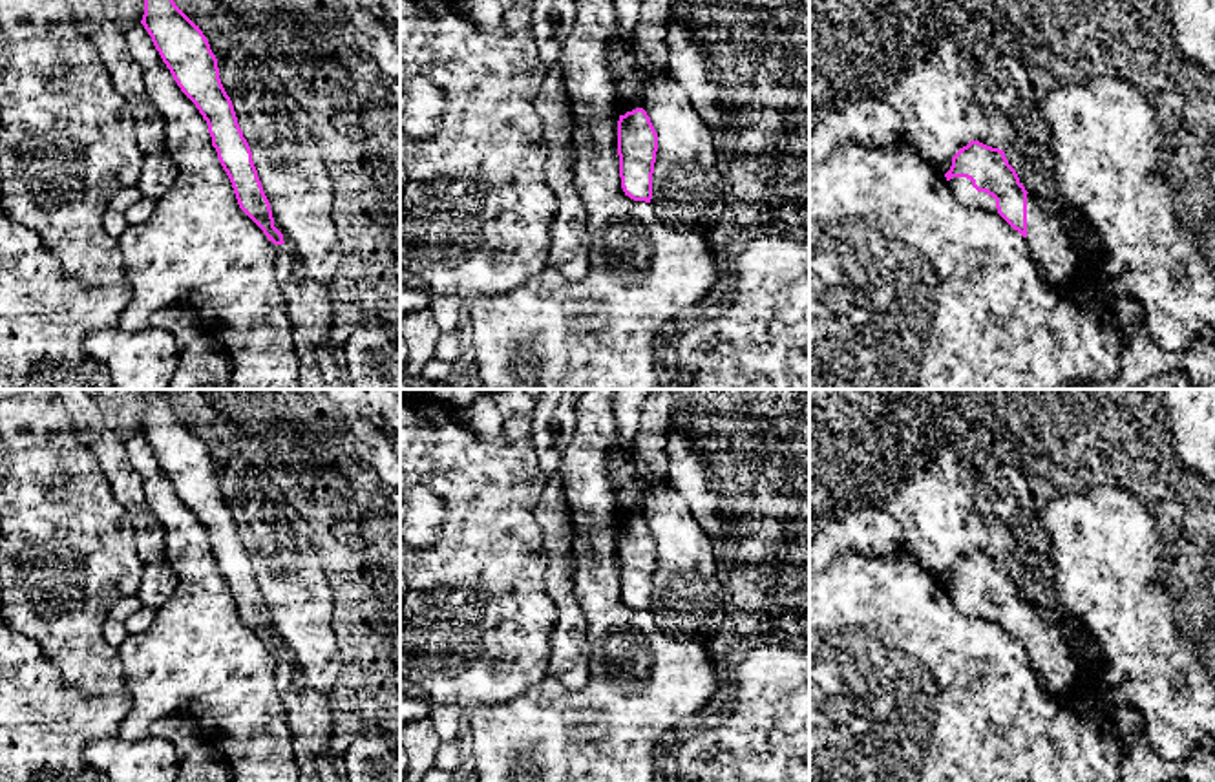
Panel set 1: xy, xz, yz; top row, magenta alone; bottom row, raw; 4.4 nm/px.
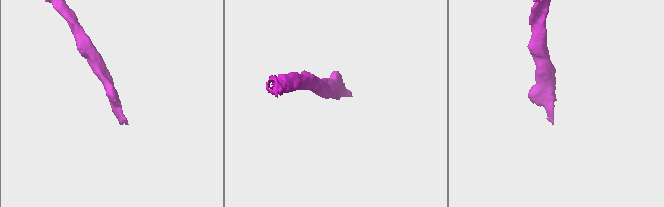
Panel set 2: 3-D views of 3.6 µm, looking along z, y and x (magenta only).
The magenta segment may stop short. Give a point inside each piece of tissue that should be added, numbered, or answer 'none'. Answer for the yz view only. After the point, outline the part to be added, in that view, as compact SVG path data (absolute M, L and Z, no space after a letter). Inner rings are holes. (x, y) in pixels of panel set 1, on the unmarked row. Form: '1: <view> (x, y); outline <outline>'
1: yz (961, 596); outline M952 586L946 590L952 603L961 610L965 616L976 616L992 623L998 623L996 608L987 601L977 601L972 596L972 590L967 586Z
2: yz (1051, 658); outline M1027 603L1027 656L1030 667L1049 692L1067 692L1078 680L1080 665L1052 623L1052 612Z

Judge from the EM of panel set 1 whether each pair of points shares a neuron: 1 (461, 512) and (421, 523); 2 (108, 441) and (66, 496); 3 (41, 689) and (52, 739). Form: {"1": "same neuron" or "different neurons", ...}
{"1": "different neurons", "2": "different neurons", "3": "same neuron"}

